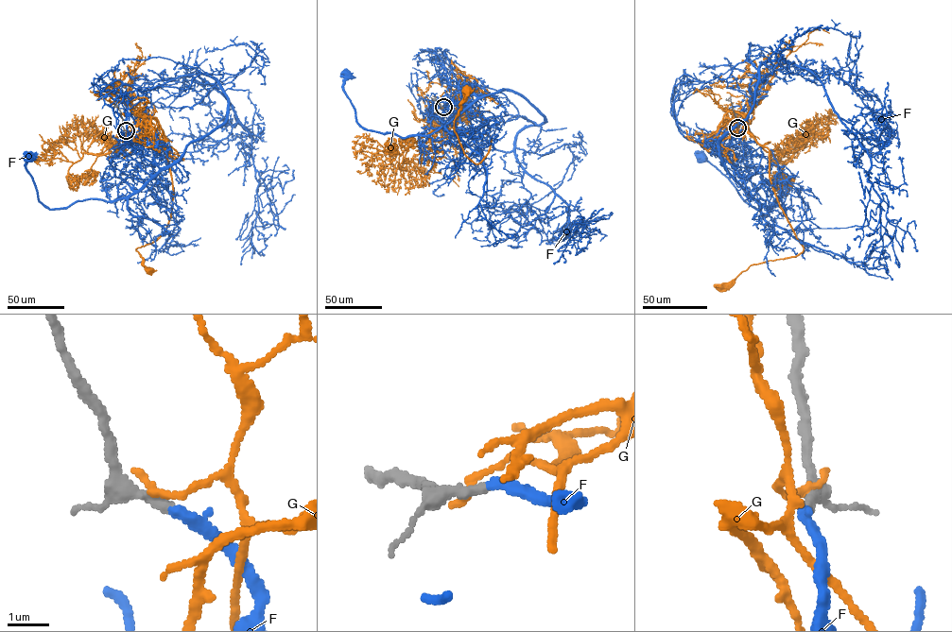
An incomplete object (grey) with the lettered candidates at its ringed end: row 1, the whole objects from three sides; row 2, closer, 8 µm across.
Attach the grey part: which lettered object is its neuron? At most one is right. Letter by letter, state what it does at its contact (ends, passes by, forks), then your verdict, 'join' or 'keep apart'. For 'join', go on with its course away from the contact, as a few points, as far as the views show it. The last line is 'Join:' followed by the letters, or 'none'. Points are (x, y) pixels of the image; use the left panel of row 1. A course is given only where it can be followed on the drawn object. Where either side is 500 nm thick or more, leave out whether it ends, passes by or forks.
F: it ends there; join; it runs (126, 130), (159, 170), (112, 201), (48, 209), (26, 169), (30, 157)
G: it ends there; keep apart
Join: F

